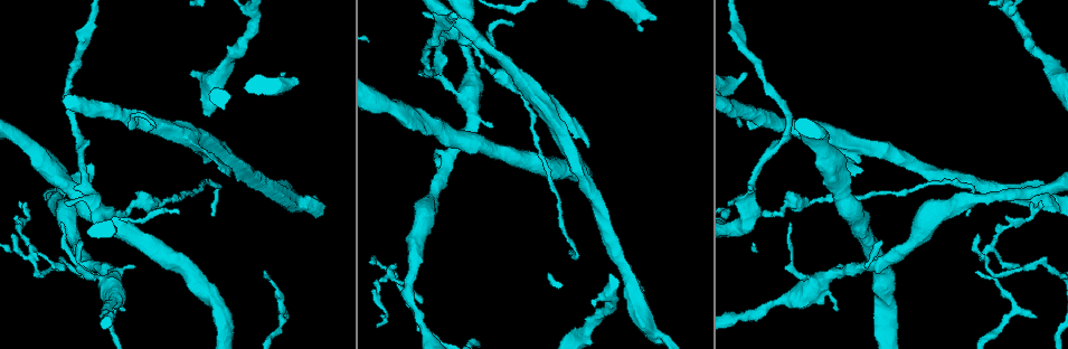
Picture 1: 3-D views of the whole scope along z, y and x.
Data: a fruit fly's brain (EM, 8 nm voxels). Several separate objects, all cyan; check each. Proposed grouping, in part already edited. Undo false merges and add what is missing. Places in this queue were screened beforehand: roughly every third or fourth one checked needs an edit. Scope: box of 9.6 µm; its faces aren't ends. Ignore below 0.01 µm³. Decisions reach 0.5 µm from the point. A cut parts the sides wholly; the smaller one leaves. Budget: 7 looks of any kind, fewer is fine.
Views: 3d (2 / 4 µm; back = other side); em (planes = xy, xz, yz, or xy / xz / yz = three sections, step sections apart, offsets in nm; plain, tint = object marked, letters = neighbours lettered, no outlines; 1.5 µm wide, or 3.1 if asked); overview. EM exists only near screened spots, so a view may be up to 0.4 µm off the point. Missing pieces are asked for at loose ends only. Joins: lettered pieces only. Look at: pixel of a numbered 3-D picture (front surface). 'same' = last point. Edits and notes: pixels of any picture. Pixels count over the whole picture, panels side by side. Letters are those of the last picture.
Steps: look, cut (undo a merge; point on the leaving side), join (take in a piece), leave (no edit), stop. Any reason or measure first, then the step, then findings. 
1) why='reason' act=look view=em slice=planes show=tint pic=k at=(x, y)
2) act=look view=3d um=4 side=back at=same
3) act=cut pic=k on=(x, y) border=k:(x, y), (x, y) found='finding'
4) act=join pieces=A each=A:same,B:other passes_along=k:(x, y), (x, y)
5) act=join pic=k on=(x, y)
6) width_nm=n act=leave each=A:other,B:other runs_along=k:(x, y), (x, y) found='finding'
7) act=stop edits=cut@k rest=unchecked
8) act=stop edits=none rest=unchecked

why='tapers out' act=look view=3d um=4 pic=1 at=(420, 76)

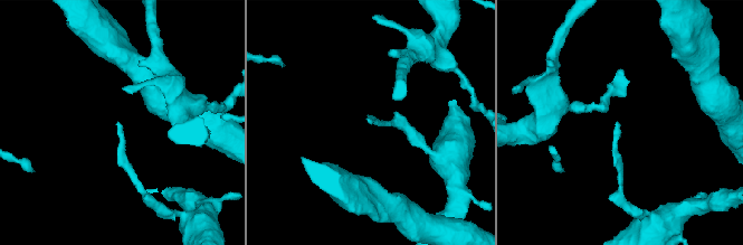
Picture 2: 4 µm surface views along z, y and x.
act=look view=em slice=xz step=4 show=tint pic=2 at=(368, 121)

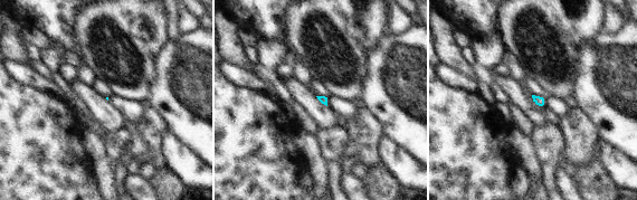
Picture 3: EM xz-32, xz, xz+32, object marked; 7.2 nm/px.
why='cut it another way' act=look view=em slice=xy step=8 show=letters at=same

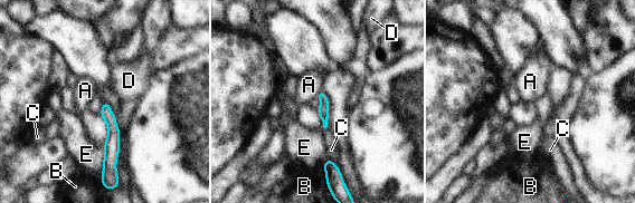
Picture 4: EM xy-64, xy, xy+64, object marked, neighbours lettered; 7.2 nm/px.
width_nm=80 act=leave each=A:other,B:other,C:other,D:other,E:other runs_along=4:(105, 105), (112, 125), (105, 170) found='none of them fits'

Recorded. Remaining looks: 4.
why='sharp bend' act=look view=3d um=2 pic=1 at=(279, 312)

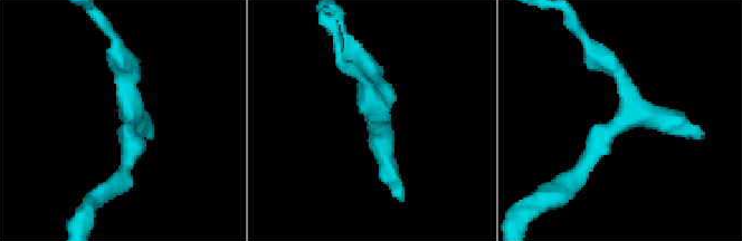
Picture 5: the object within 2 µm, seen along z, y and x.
why='now the EM' act=look view=em slice=planes show=letters pic=5 at=(379, 126)

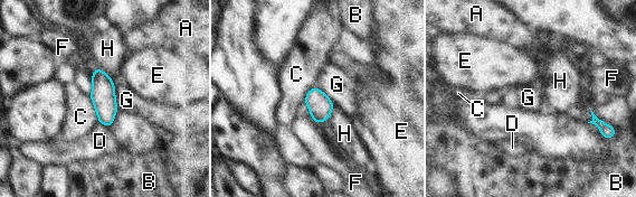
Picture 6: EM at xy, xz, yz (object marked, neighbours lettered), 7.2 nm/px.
act=leave each=A:other,B:other,C:other,D:other,E:other,F:other,G:other,H:other border=6:(111, 78), (119, 109) found='continuous, no second neuron'

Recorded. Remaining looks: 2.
act=look view=em slice=planes show=letters pic=1 at=(1018, 265)

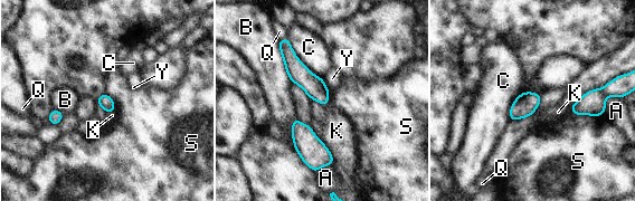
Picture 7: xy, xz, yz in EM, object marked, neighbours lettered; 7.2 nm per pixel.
width_nm=100 act=leave each=A:other,B:other,C:other,K:other,Q:other,S:other,Y:other found='none of them fits'

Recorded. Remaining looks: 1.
act=stop edits=none rest=unchecked

